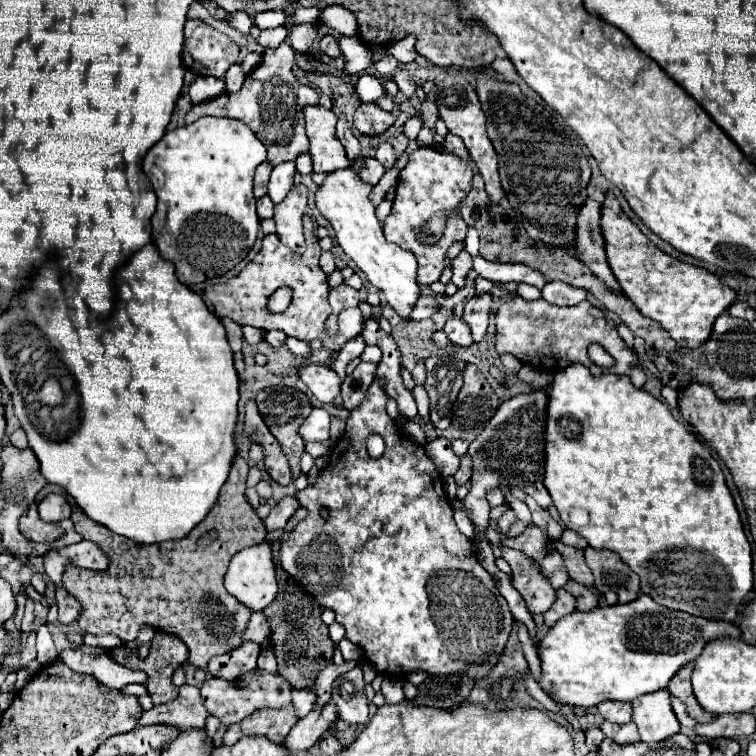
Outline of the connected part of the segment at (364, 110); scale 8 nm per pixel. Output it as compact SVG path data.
M362 102L354 112L354 128L362 134L382 134L388 126L394 124L392 112L382 110L376 102Z

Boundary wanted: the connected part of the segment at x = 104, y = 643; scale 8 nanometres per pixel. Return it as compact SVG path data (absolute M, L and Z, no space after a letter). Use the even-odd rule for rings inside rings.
M84 634L82 644L88 644L88 646L100 646L100 648L114 648L114 646L122 644L122 640L116 640L114 636L92 636L92 634Z

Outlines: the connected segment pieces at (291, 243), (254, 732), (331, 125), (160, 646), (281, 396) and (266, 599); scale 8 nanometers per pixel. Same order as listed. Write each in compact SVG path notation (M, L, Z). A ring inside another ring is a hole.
M304 184L294 186L286 198L276 204L274 220L276 220L276 234L280 236L282 244L292 248L294 252L304 252L304 232L302 232L302 216L308 204L308 188Z
M286 706L280 710L258 710L242 722L226 728L222 744L232 746L242 736L266 736L268 740L280 744L290 732L290 728L296 724L296 720L298 718L294 714L294 706Z
M308 106L304 110L306 134L310 138L310 154L314 172L334 172L348 168L352 160L336 136L336 114L322 106Z
M158 630L152 638L150 654L144 660L140 660L136 654L130 654L126 660L126 648L116 648L110 652L110 656L124 666L128 664L132 670L144 670L148 674L146 688L154 704L164 704L178 696L178 690L172 686L170 678L174 670L188 660L188 650L180 638L166 632L160 634Z
M274 386L274 388L266 388L266 390L260 390L258 396L256 396L256 404L258 404L258 410L260 410L260 416L264 418L266 426L270 428L270 432L276 436L276 440L280 442L288 462L290 462L290 468L292 468L292 478L298 478L300 476L300 456L304 454L304 440L300 438L298 430L300 426L304 424L304 420L308 418L308 414L312 412L312 406L310 406L310 400L306 396L304 400L304 394L296 388L288 388L288 386Z
M264 540L256 546L244 548L240 550L226 572L224 578L224 586L228 588L230 594L234 594L234 598L238 598L240 602L244 602L250 610L264 610L276 596L278 584L276 584L276 566L274 566L274 558L272 558L272 542Z

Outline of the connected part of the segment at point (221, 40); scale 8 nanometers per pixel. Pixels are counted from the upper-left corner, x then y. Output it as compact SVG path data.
M188 20L184 38L182 62L194 74L224 78L228 68L238 62L238 44L202 20Z

